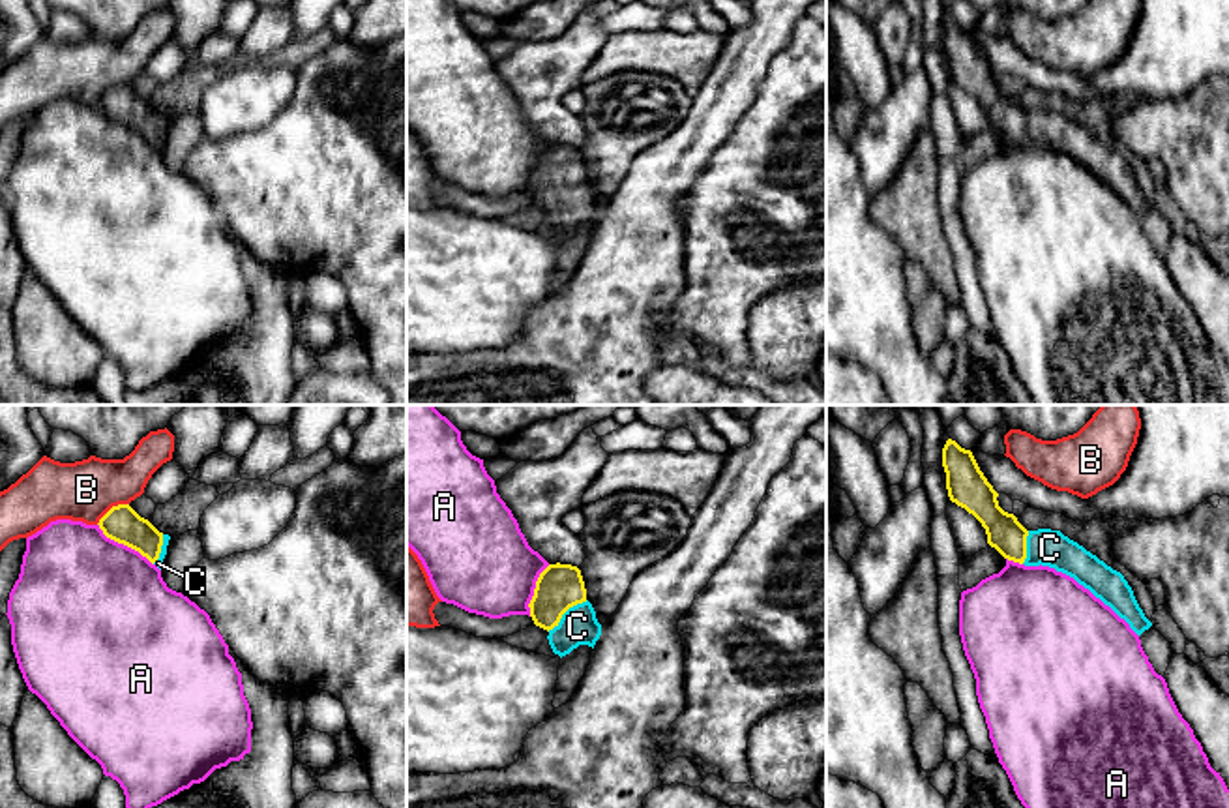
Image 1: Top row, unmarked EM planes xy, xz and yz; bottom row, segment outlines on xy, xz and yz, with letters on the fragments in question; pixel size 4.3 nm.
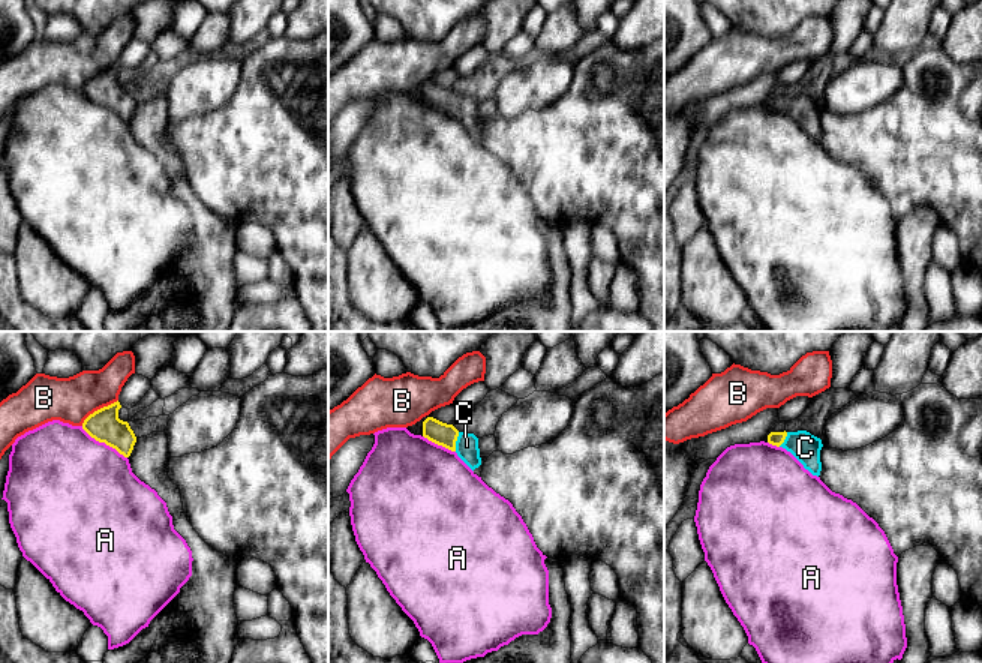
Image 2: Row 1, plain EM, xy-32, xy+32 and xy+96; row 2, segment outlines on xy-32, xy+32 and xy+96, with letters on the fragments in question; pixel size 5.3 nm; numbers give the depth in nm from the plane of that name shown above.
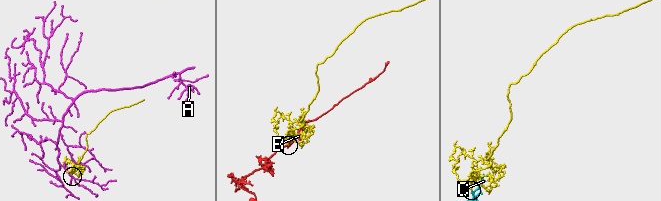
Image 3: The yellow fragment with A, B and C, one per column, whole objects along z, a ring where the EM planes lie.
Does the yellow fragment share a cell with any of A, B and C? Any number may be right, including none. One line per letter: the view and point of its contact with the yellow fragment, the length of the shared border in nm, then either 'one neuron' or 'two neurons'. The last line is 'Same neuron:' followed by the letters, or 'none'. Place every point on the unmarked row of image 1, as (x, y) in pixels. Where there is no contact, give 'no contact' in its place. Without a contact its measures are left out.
A: contact xy (124, 124); length 300 nm; two neurons
B: contact xy (111, 89); length 170 nm; two neurons
C: contact xz (566, 190); length 220 nm; one neuron
Same neuron: C

